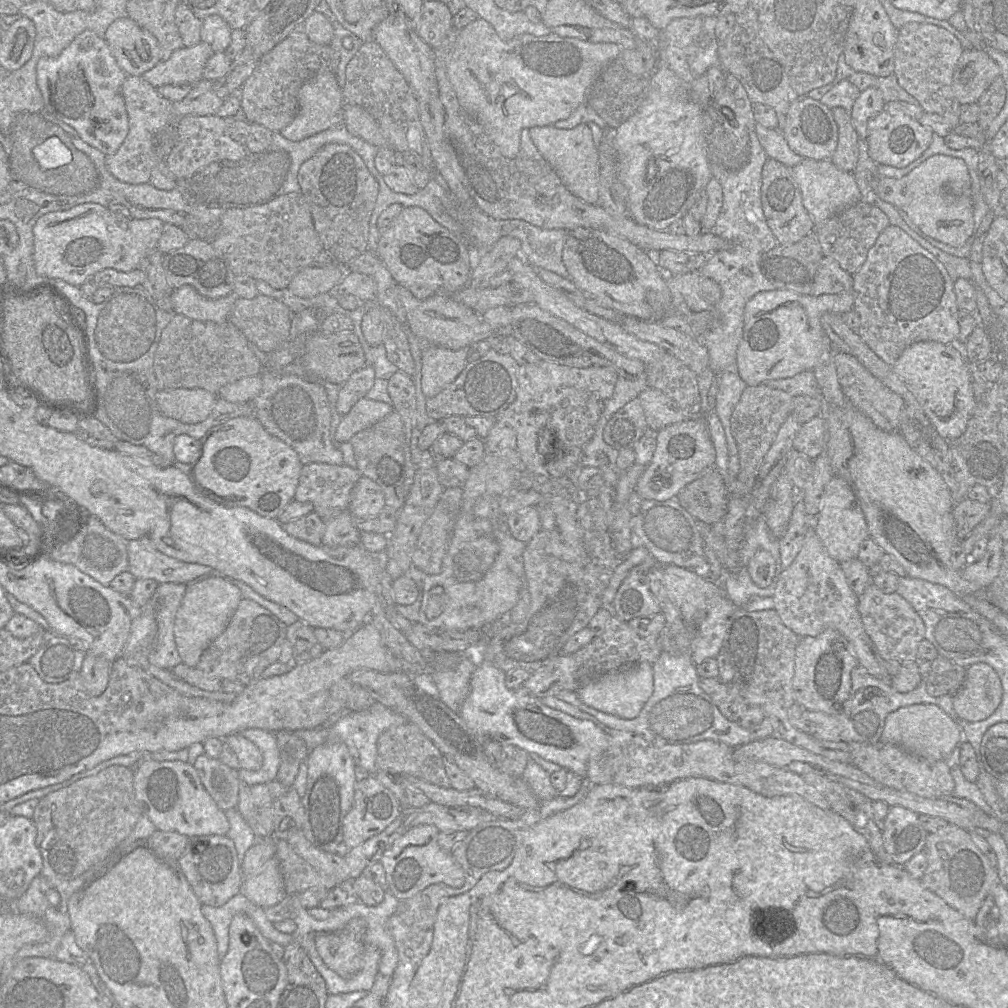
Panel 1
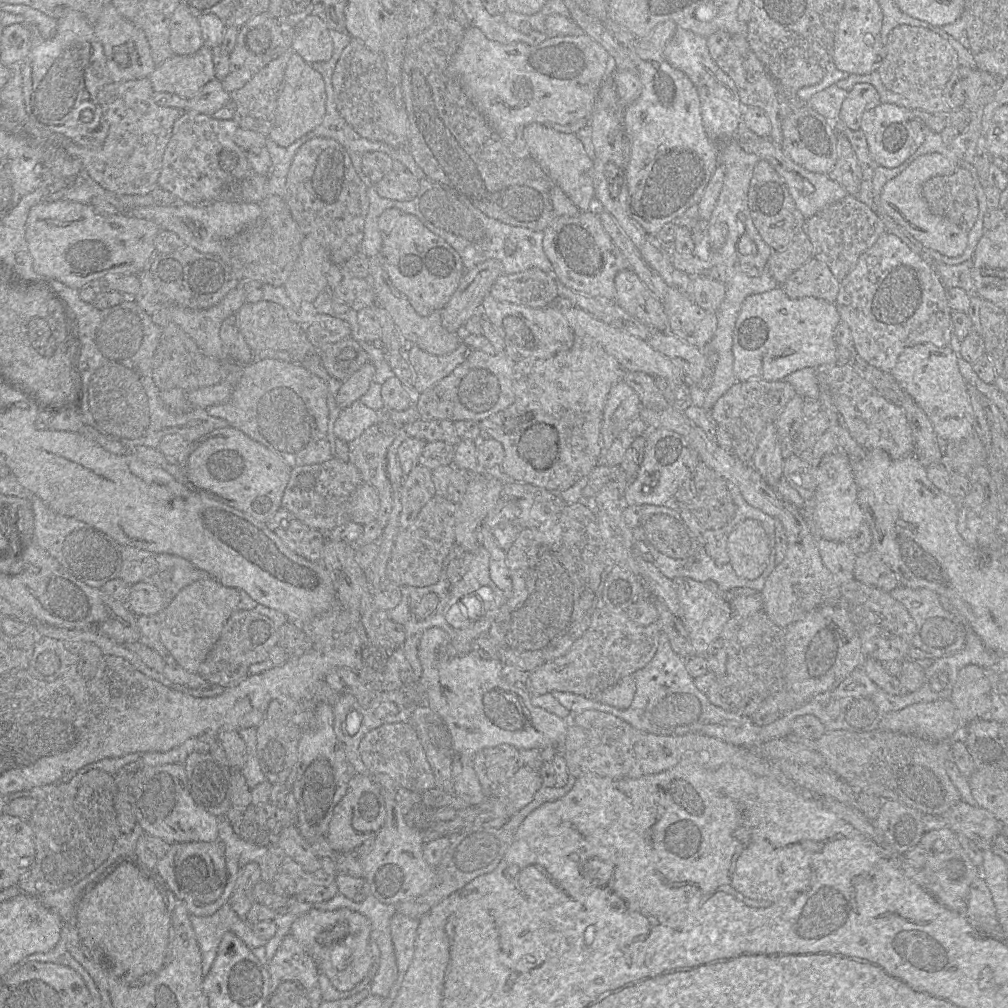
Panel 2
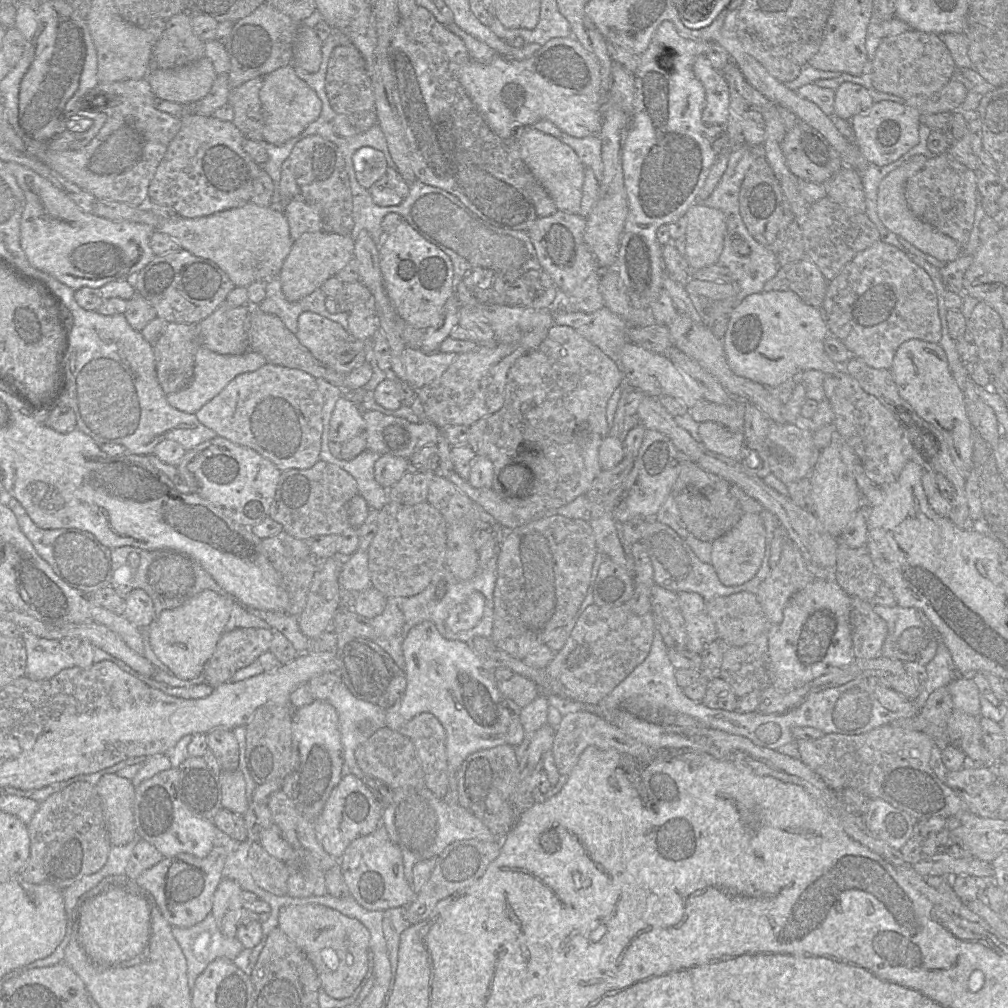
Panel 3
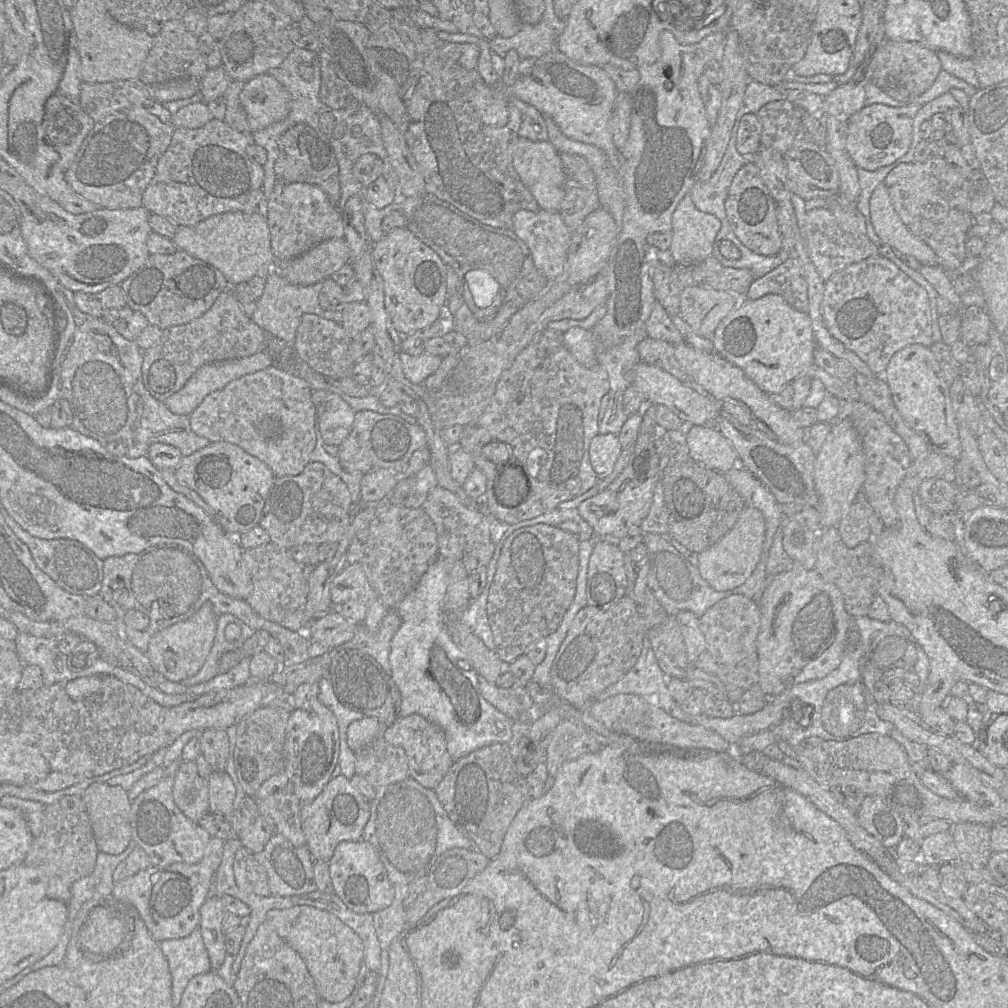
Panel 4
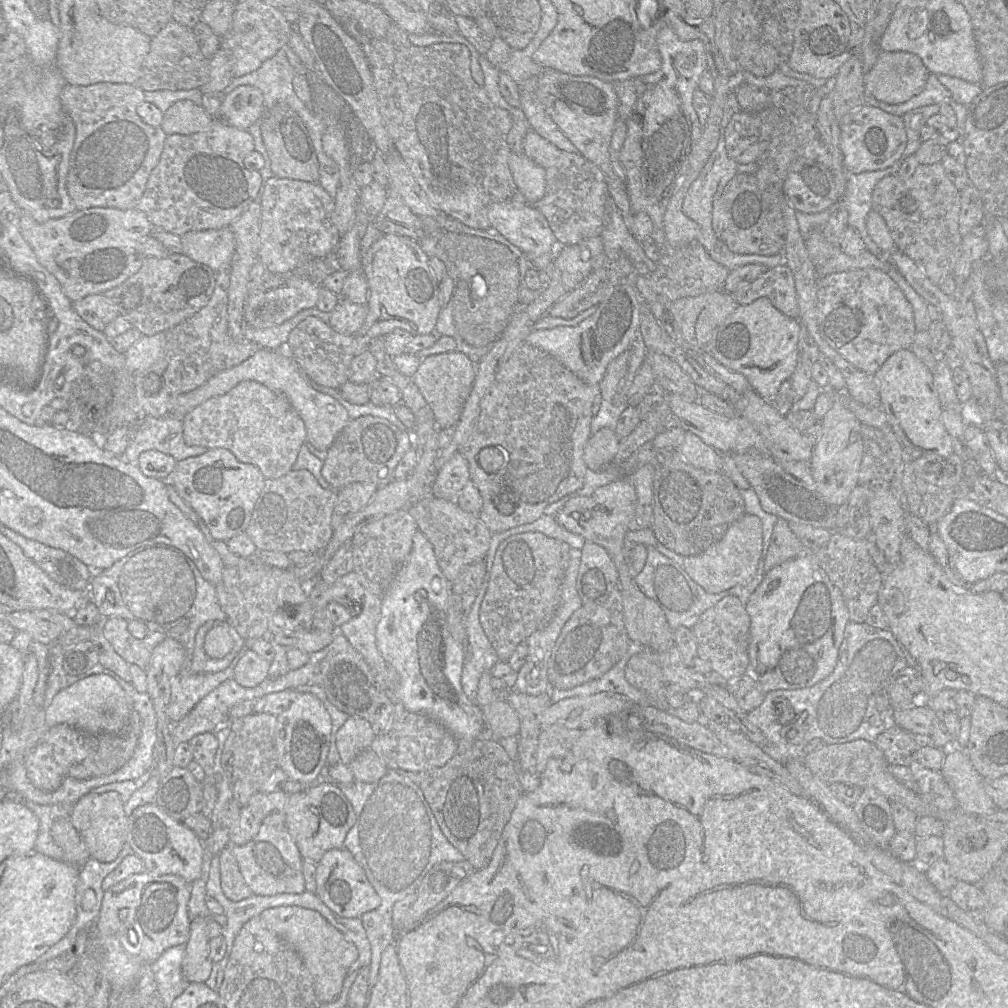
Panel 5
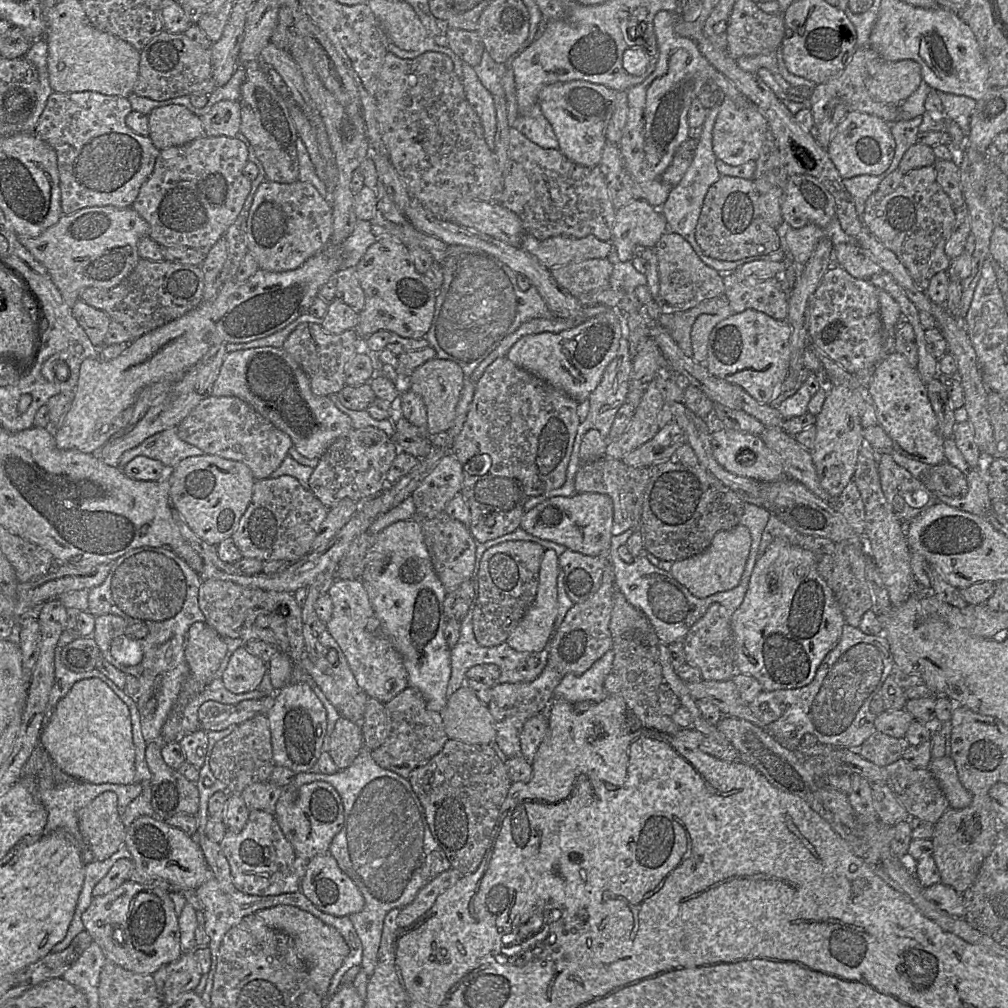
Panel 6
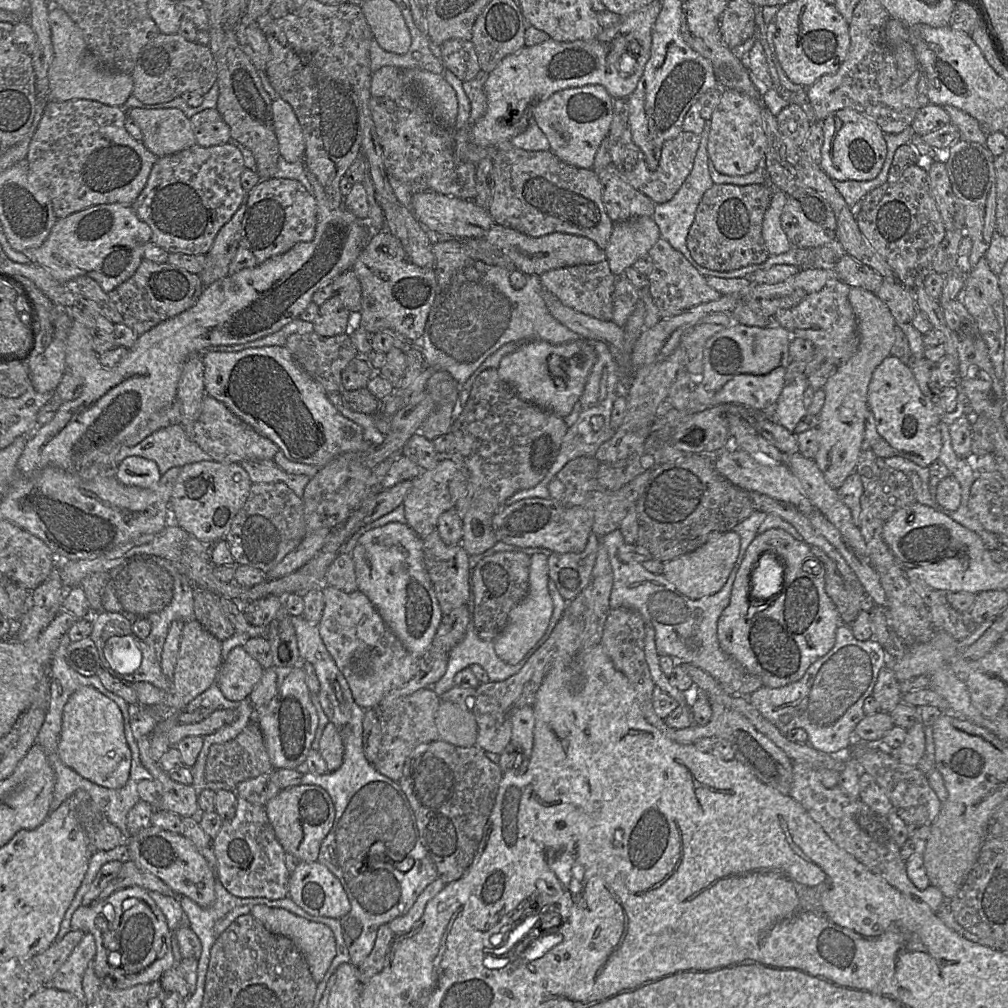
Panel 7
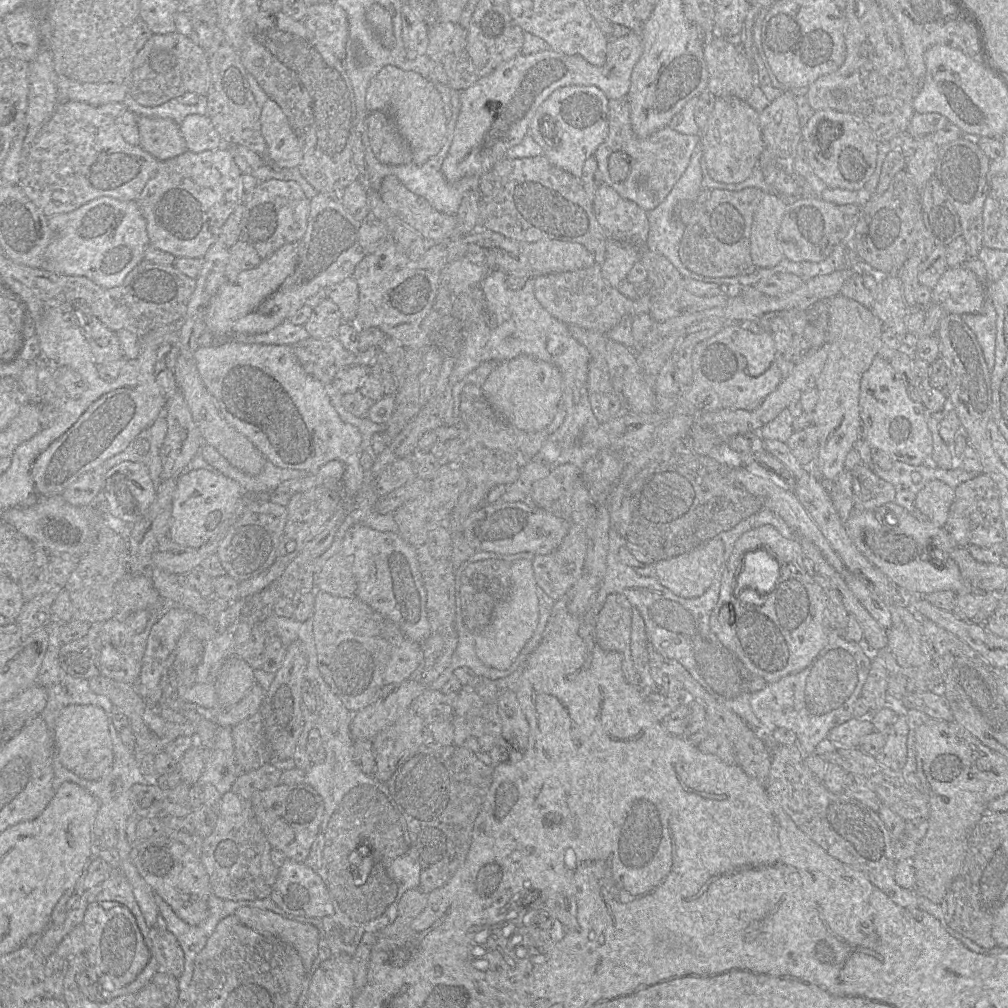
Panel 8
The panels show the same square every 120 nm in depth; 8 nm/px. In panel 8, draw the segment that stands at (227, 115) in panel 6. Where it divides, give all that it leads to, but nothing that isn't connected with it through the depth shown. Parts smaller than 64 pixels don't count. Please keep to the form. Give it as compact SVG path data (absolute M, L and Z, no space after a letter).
M188 115L180 124L187 150L199 153L223 146L223 140L207 115Z

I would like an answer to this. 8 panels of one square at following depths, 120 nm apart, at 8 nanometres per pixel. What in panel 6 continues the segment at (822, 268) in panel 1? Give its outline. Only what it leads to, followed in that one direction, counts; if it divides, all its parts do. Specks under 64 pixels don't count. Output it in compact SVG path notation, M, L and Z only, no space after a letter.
M733 273L723 277L724 298L733 313L746 309L763 312L776 320L787 320L788 289L782 277L739 280Z

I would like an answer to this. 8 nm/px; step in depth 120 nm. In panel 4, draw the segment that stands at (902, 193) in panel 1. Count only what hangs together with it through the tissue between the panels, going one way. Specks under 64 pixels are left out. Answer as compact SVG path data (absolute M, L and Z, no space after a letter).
M883 183L873 191L869 211L875 233L882 242L904 255L914 257L921 265L938 266L934 250L913 235L896 213Z

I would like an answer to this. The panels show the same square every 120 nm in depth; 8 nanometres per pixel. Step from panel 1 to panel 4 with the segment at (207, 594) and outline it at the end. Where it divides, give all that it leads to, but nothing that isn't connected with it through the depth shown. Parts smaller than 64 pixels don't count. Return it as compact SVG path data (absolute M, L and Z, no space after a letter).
M205 602L189 619L157 633L149 642L147 656L155 671L171 682L180 683L196 675L203 667L214 643L217 616L211 602Z

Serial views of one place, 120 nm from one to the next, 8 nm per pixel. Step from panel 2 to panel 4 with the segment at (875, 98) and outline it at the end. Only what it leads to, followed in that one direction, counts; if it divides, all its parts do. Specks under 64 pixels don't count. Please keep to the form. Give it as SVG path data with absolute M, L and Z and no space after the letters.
M871 45L852 78L847 83L838 85L825 97L823 111L825 116L849 118L866 105L866 87L871 83L871 64L876 50L877 46Z

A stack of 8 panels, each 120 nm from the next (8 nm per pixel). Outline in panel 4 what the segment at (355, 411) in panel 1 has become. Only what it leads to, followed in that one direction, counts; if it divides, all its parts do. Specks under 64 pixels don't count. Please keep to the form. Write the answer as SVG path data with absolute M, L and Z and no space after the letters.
M316 390L311 395L316 408L317 429L325 445L339 447L348 436L355 412L338 395Z

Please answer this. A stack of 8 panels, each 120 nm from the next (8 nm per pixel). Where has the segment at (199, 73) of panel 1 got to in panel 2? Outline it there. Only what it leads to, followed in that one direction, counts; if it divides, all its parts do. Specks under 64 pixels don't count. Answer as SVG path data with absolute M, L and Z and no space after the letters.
M204 45L191 55L172 55L157 66L148 78L154 92L173 93L186 99L191 99L200 92L205 84L215 79L212 50Z

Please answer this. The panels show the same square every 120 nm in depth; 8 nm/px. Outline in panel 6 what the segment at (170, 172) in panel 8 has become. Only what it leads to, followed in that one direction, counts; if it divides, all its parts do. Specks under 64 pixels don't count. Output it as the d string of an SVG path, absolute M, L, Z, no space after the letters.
M202 136L184 145L172 146L160 150L153 172L141 187L136 200L131 206L149 224L149 237L161 247L188 247L207 253L207 251L224 235L227 228L236 220L251 190L252 181L243 174L244 166L248 162L248 154L249 146L244 141L237 137L226 136Z

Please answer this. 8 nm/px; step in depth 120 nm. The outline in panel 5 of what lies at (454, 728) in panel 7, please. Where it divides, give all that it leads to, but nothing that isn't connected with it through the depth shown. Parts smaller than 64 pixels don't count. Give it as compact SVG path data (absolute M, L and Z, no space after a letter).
M489 671L481 675L474 699L482 711L486 727L481 739L500 740L517 736L520 728L519 717L505 699L499 699L499 692L494 691L491 686L492 678Z

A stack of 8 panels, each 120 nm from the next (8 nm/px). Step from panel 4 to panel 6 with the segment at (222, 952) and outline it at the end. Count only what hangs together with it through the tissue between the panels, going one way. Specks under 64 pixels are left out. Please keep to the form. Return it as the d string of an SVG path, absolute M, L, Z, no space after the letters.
M184 952L181 957L167 966L168 977L162 991L164 1005L176 1003L186 992L194 991L203 973L194 952Z

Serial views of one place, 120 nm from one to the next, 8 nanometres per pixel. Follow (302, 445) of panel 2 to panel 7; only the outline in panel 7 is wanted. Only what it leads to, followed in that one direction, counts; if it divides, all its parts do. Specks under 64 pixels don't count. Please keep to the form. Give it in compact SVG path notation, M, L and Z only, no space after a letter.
M207 394L202 401L201 413L193 426L191 440L211 456L213 461L220 463L273 460L275 454L280 451L271 440L260 435L222 402Z

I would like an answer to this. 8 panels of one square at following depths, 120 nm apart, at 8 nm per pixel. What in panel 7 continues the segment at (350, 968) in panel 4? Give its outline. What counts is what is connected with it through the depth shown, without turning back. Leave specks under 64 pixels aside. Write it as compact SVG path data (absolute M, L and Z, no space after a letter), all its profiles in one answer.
M255 905L250 913L268 931L290 938L302 952L314 981L321 982L336 956L336 942L329 927L322 923L308 921L285 909L266 905Z

